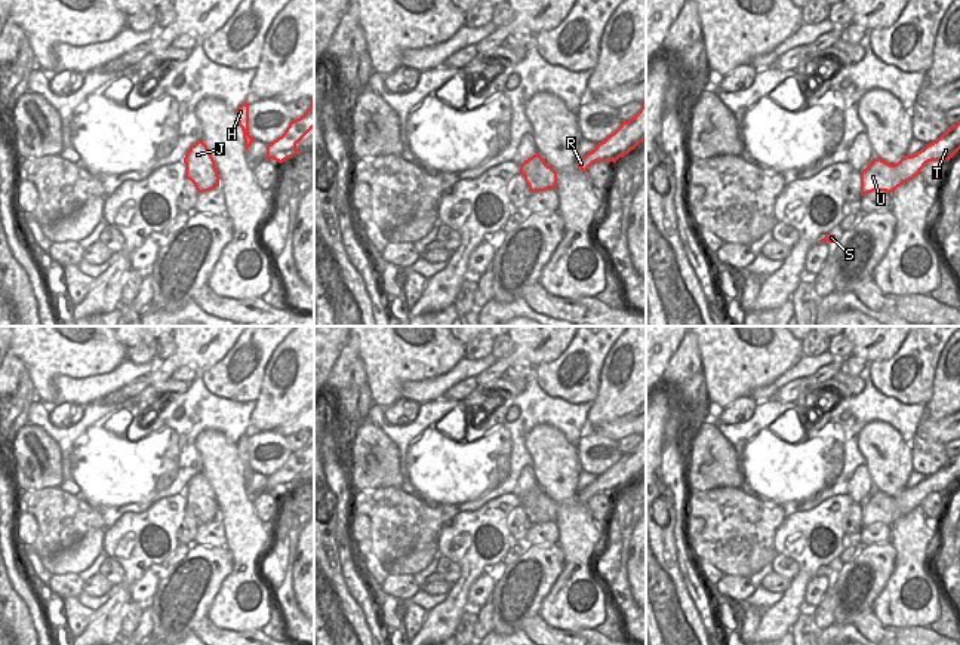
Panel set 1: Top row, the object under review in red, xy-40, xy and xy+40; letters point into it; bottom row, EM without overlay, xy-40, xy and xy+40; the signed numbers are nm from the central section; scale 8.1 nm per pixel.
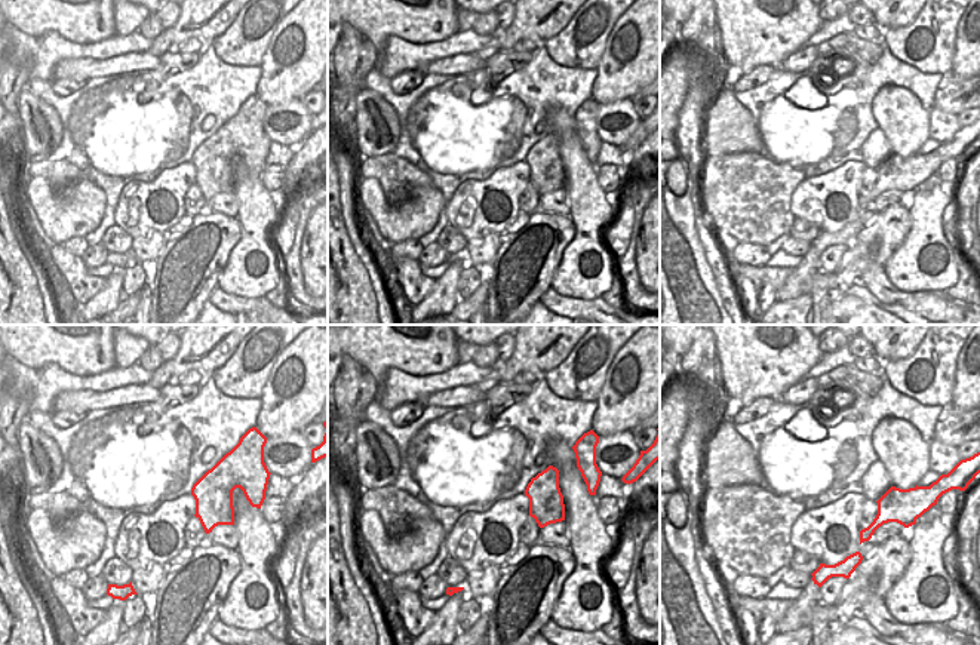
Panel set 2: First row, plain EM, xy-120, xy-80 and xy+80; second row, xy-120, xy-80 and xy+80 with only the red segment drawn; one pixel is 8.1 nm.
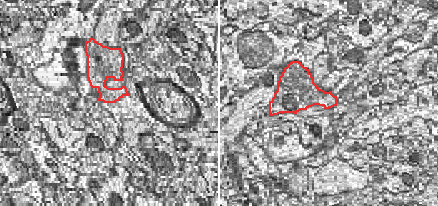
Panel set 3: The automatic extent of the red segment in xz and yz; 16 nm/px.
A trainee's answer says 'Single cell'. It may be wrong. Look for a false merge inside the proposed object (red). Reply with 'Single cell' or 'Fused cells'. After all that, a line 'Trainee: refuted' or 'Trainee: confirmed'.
Fused cells
Trainee: refuted

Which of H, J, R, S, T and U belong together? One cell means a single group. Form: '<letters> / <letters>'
H J / R S T U

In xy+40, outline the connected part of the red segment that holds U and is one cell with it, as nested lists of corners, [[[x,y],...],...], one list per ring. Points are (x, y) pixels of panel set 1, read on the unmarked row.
[[[960,454],[950,458],[936,473],[913,488],[902,489],[890,497],[881,491],[874,491],[861,504],[861,528],[873,523],[892,525],[904,515],[920,506],[929,494],[950,492],[960,482]]]

